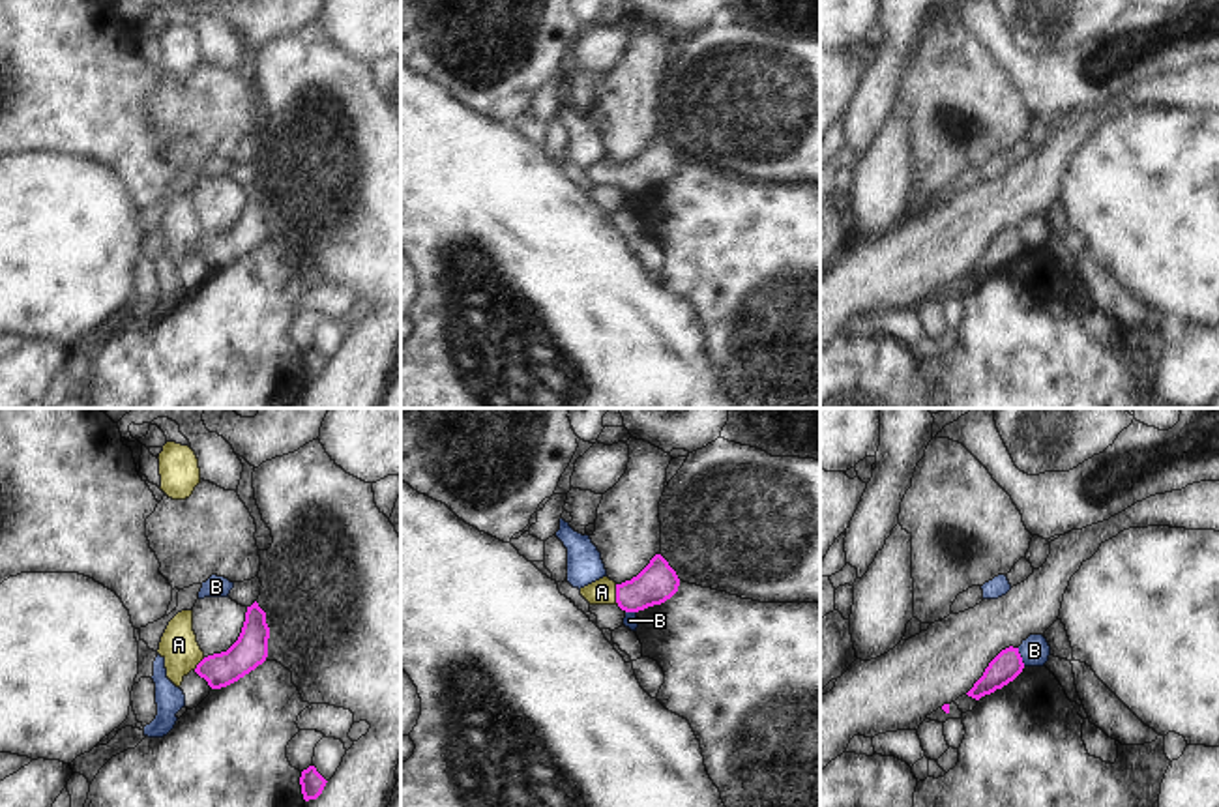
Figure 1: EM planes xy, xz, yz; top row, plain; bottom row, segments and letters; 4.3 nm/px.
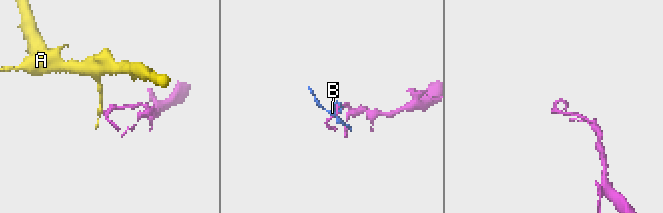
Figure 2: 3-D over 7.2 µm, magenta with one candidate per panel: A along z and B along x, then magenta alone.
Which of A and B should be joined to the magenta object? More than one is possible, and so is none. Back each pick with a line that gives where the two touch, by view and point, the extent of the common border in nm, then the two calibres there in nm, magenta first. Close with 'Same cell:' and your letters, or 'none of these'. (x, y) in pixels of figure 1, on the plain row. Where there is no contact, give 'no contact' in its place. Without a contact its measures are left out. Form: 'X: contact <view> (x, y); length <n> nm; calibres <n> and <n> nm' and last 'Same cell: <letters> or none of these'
A: contact xz (616, 175); length 90 nm; calibres 170 and 110 nm
Same cell: A

